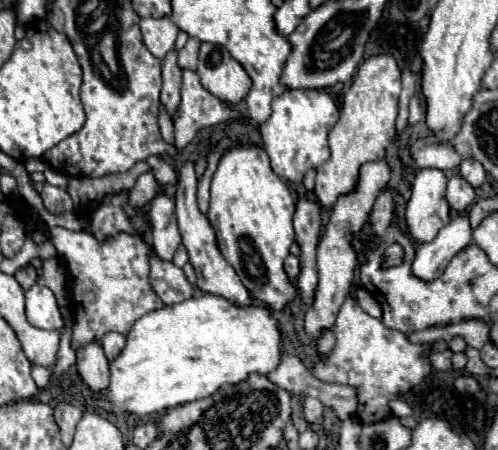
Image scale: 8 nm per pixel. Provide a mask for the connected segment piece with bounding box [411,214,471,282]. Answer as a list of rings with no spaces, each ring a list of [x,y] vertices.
[[[455,214],[447,226],[443,226],[435,240],[417,246],[413,260],[413,274],[421,280],[435,280],[443,274],[449,260],[471,244],[471,226],[467,214]]]

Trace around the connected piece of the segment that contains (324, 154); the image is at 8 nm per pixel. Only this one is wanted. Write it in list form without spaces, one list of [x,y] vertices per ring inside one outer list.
[[[307,88],[289,90],[277,96],[271,102],[271,108],[273,114],[259,128],[263,138],[263,148],[267,150],[271,158],[271,168],[279,178],[291,184],[301,184],[307,170],[319,168],[329,158],[327,136],[329,130],[339,120],[339,108],[333,96],[327,94],[325,90],[307,90]]]

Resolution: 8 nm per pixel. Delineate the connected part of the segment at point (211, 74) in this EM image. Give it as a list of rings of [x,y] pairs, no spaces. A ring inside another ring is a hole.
[[[201,44],[197,74],[203,88],[231,106],[239,104],[251,88],[251,78],[245,68],[227,52],[227,48],[217,44]]]

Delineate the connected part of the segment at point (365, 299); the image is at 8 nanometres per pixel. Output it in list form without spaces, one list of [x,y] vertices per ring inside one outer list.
[[[359,288],[359,290],[357,290],[357,300],[359,300],[361,308],[363,308],[369,316],[381,318],[381,306],[377,304],[377,300],[375,300],[365,288]]]

